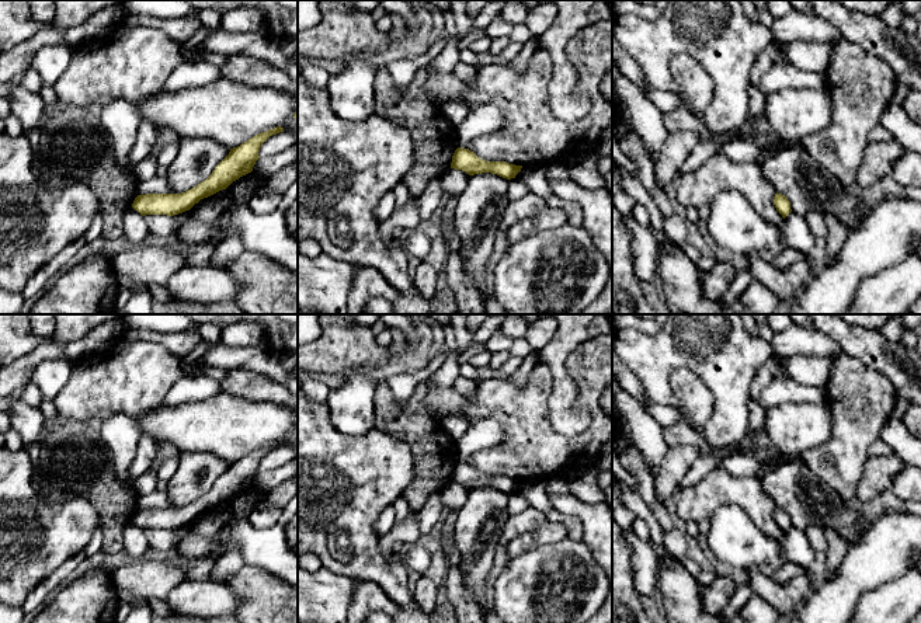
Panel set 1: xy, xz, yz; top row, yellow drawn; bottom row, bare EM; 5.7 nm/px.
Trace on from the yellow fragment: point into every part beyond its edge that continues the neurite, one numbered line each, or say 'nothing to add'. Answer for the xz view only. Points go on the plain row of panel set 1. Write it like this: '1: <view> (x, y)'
nothing to add

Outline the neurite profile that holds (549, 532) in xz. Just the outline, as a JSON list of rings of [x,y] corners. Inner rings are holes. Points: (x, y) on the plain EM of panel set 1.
[[[546,521],[535,530],[524,533],[507,544],[510,558],[524,554],[529,549],[535,549],[543,544],[550,544],[566,539],[569,532],[564,525],[559,522]]]

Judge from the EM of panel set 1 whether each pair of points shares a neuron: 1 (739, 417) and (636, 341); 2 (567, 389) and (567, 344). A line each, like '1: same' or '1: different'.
1: same
2: same

